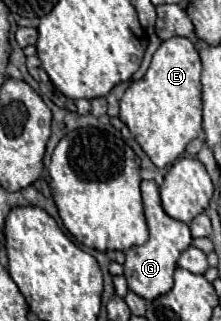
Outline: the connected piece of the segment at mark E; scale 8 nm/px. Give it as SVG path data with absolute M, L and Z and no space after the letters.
M171 37L155 51L143 79L133 81L121 97L119 119L129 127L141 149L161 169L171 165L195 137L203 137L201 127L201 59L187 37Z

